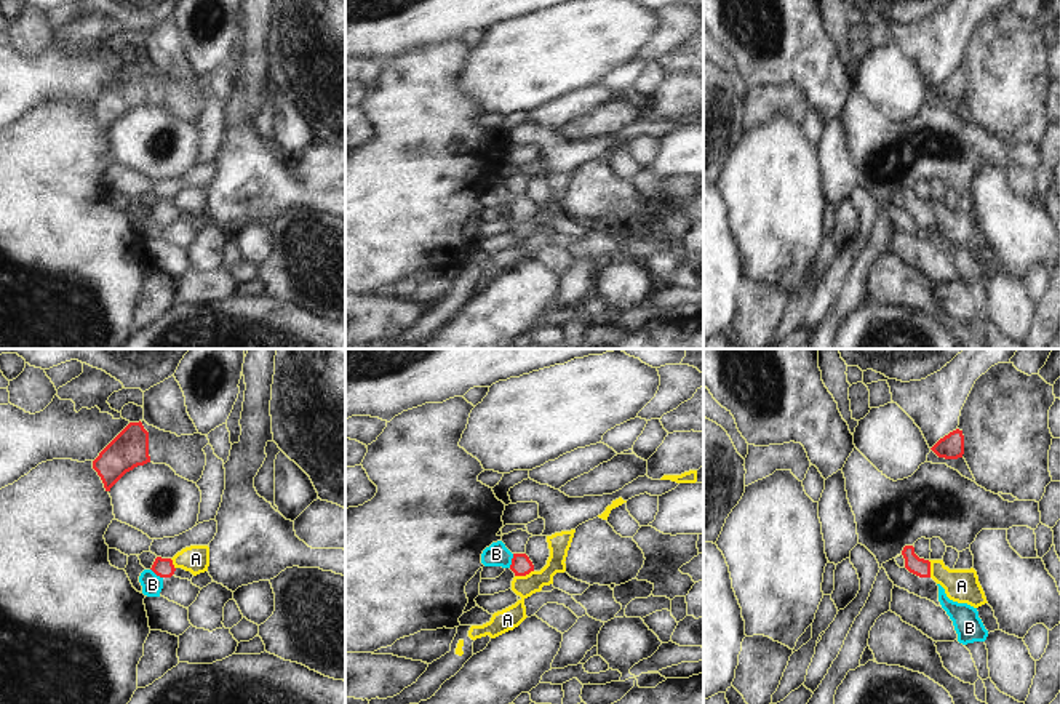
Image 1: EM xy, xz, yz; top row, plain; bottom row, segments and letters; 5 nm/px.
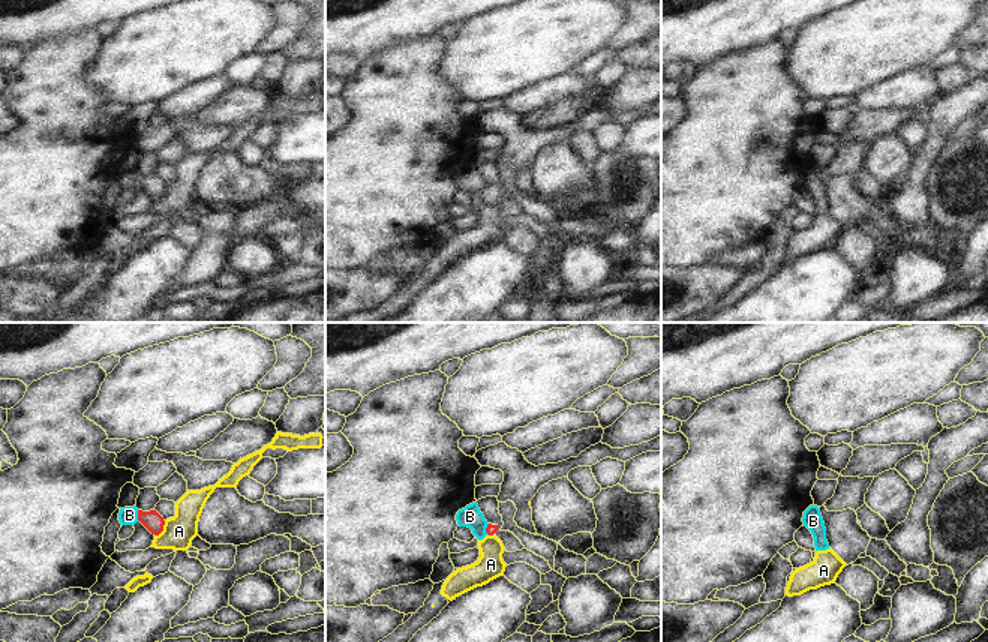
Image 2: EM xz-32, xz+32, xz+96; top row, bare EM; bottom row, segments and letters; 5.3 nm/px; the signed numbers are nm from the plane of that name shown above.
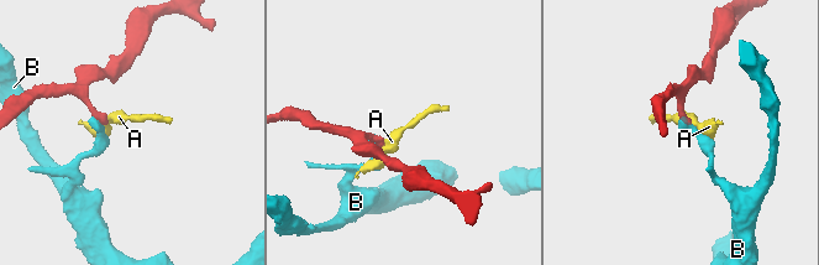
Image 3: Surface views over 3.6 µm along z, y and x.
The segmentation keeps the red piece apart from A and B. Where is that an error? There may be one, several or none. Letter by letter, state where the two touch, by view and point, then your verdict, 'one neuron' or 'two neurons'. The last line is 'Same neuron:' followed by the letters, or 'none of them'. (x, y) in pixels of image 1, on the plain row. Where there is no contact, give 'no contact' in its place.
A: xz (523, 216) | two neurons
B: xz (512, 202) | two neurons
Same neuron: none of them

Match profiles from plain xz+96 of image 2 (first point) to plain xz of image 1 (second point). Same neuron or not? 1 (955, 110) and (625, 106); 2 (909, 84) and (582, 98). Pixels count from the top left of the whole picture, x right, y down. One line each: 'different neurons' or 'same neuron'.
1: different neurons
2: same neuron

